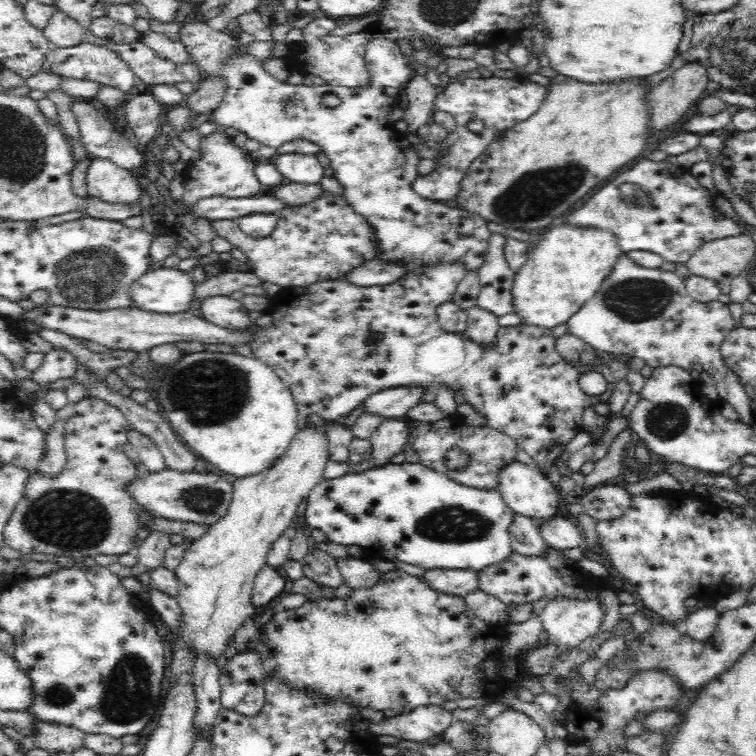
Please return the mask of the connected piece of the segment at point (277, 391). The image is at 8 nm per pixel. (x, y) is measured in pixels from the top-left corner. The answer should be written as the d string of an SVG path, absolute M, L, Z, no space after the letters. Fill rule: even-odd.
M220 350L184 354L178 362L164 368L154 385L156 401L172 430L210 468L221 474L244 478L272 468L300 430L292 391L272 368L256 357Z

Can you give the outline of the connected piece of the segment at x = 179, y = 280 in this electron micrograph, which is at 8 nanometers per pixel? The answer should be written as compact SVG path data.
M159 268L154 271L144 271L144 274L129 286L132 306L140 310L156 314L176 314L192 310L195 306L193 290L196 284L192 275L175 268Z

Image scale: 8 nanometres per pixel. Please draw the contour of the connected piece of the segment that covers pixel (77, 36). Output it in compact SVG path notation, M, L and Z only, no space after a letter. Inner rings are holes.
M56 10L48 24L43 28L43 33L51 42L52 47L70 48L85 40L82 27L61 10Z

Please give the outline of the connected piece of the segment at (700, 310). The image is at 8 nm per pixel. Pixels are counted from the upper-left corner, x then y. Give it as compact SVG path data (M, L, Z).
M623 253L618 256L616 265L598 292L566 323L568 333L596 350L636 356L653 369L674 365L688 372L707 372L712 375L717 388L717 401L731 404L740 421L753 424L753 408L746 390L739 378L727 368L721 355L724 337L736 326L728 304L718 299L706 303L695 301L687 293L684 280L674 271L644 268Z

